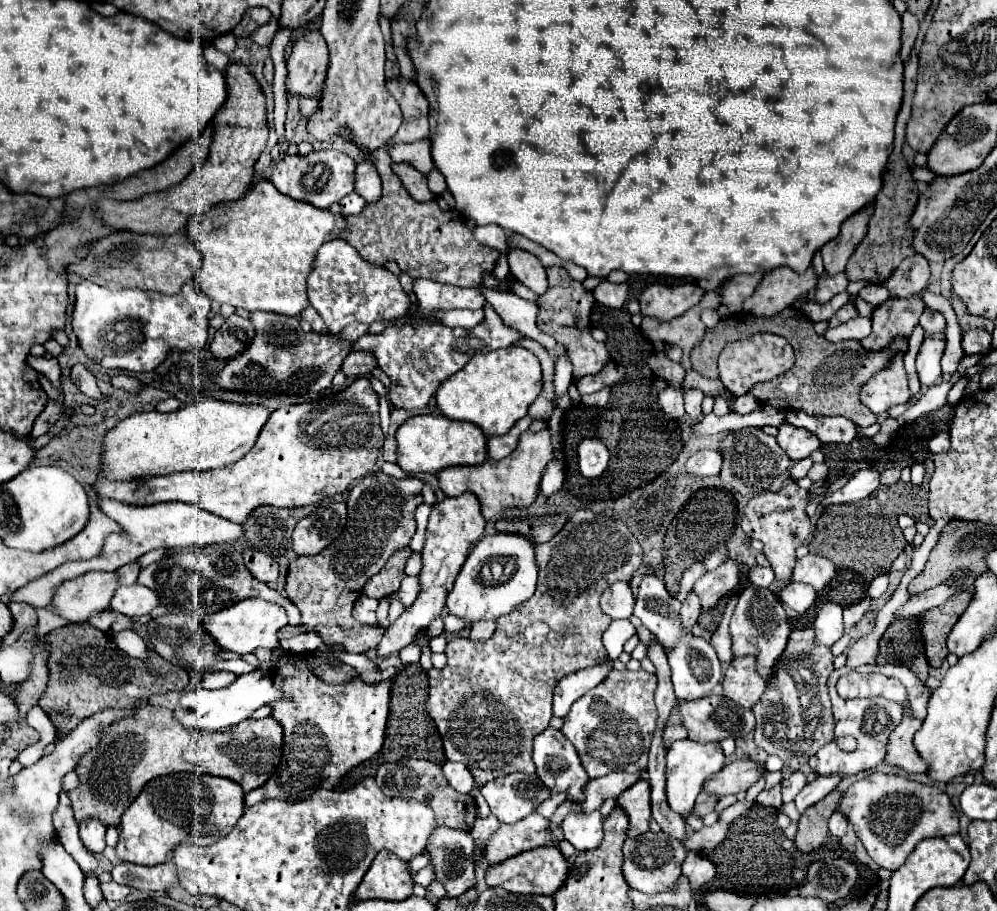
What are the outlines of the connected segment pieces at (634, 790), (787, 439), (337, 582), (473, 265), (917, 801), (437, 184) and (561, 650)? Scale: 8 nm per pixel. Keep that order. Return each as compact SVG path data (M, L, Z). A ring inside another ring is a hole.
M640 779L634 783L634 787L626 789L616 803L628 813L630 817L630 829L628 837L638 837L648 831L650 827L650 783L646 779Z
M790 423L780 425L776 441L788 453L788 457L794 459L794 461L812 455L820 447L820 441L814 433L810 433L806 429L798 429Z
M382 471L366 475L348 493L346 531L314 557L296 557L286 577L288 599L300 609L300 627L284 627L278 637L292 637L316 631L326 645L342 645L348 653L364 653L378 645L382 627L362 625L352 617L352 605L360 597L364 583L376 575L394 551L406 547L416 533L414 511L422 503L422 479L396 479Z
M378 165L378 173L380 173L382 185L384 185L382 199L376 203L368 203L364 207L364 211L356 217L348 215L346 229L340 233L340 237L346 239L372 265L384 265L386 261L392 259L400 265L402 271L410 273L412 279L426 277L426 279L434 279L434 281L458 285L458 287L480 287L484 275L492 273L492 269L496 267L500 251L486 247L486 245L480 245L474 239L472 231L466 229L464 219L460 217L458 211L442 211L436 201L428 201L428 203L414 201L408 195L408 191L404 189L404 185L400 183L400 179L392 173L390 165Z
M874 771L858 779L842 795L838 813L850 821L872 861L888 871L902 867L918 841L958 833L958 813L946 791L902 775Z
M432 169L432 173L428 175L428 187L434 195L440 195L446 189L446 181L442 179L442 175L438 175L438 169Z
M578 509L570 519L568 523L546 543L538 545L536 547L536 553L538 553L538 587L536 587L536 593L526 601L526 603L520 603L510 615L502 615L502 619L498 619L498 627L494 631L494 635L486 641L472 641L468 637L454 637L448 641L446 645L446 657L448 657L448 663L444 669L430 669L428 671L428 701L426 701L426 709L430 713L430 717L434 719L438 731L440 731L440 737L442 737L442 743L444 743L444 751L446 751L446 757L450 761L462 761L468 765L468 769L472 771L474 779L478 785L484 785L486 781L490 779L496 779L500 775L508 775L508 773L514 773L514 771L522 771L522 773L534 773L534 761L532 761L532 741L538 733L542 733L550 719L552 719L552 693L554 693L554 687L558 685L558 681L564 677L564 675L570 675L574 671L580 671L580 669L586 669L586 667L592 667L596 665L602 657L606 657L606 649L602 645L602 633L608 629L610 625L610 617L602 613L600 609L600 595L602 591L618 581L618 579L626 579L630 581L634 571L640 567L642 563L642 557L644 557L644 551L640 547L640 543L636 541L636 537L630 533L630 529L626 527L624 521L618 521L618 519L610 519L606 515L600 515L600 513L594 513L594 511L588 511L588 509Z

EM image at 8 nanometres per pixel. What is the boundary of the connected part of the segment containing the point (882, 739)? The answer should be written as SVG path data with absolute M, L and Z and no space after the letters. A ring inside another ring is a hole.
M848 667L832 671L832 675L828 677L828 691L830 691L832 711L834 711L834 719L836 719L836 739L850 735L850 737L854 737L858 741L858 745L856 745L856 749L852 753L842 751L838 747L836 739L826 743L824 747L820 747L818 753L810 759L810 767L818 775L840 773L840 775L848 777L848 775L856 775L860 771L874 769L878 763L884 761L888 737L894 731L894 727L900 723L900 719L902 719L902 707L898 703L894 703L894 701L886 701L882 697L872 697L872 699L842 699L836 693L836 681L838 681L838 677L842 677L848 671L850 671Z

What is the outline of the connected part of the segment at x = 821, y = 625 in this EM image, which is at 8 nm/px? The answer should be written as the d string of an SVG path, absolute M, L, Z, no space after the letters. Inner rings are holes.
M824 603L818 609L814 629L816 629L816 643L818 645L826 645L826 647L834 645L844 633L842 607L836 603Z

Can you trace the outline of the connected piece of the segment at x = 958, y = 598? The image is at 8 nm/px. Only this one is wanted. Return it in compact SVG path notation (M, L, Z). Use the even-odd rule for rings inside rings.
M972 589L958 593L952 599L948 599L942 607L930 609L922 615L922 637L924 637L924 643L926 643L928 663L932 667L940 667L942 661L946 659L946 655L948 655L946 637L952 631L956 619L970 605L972 595L974 595Z

